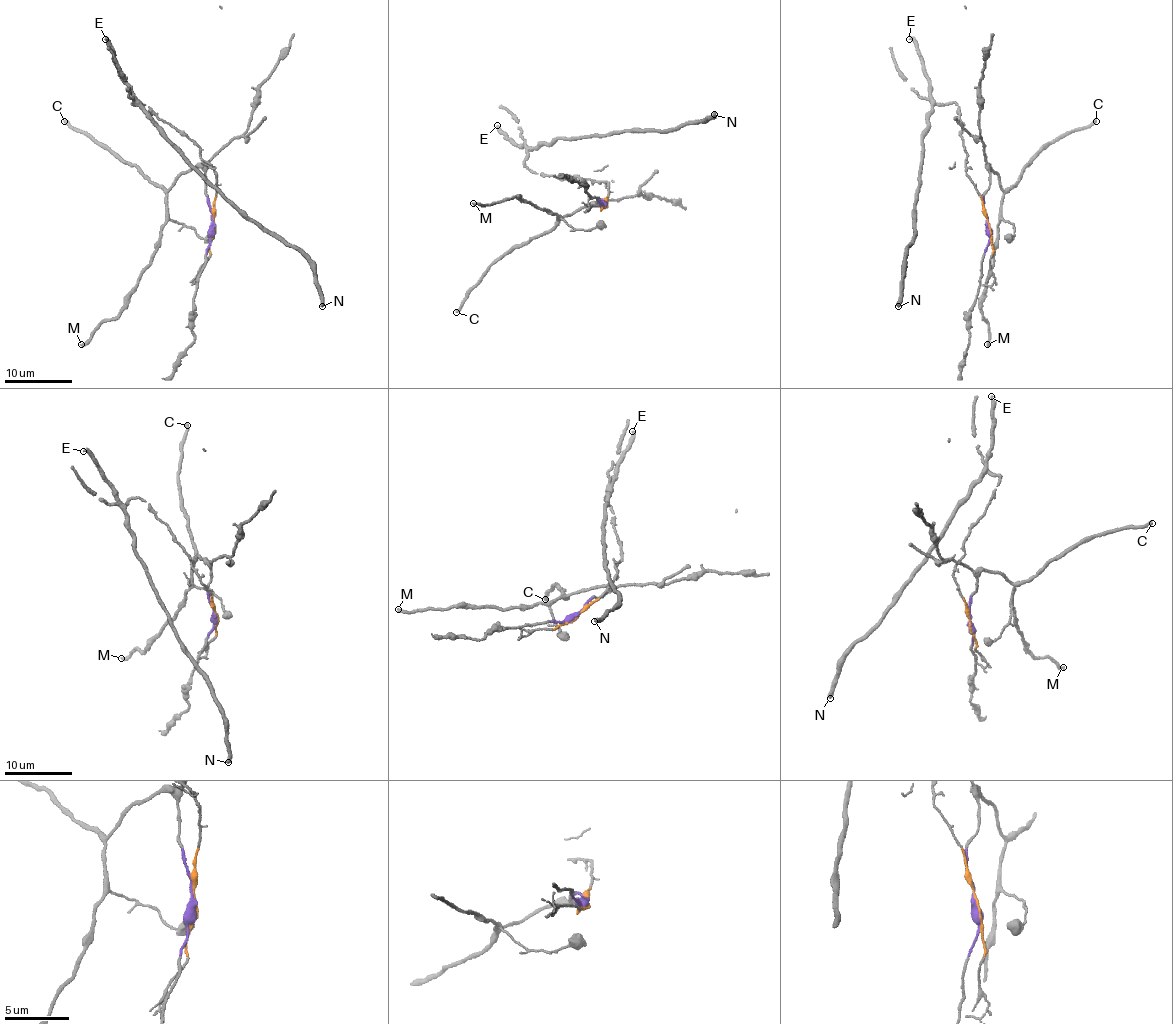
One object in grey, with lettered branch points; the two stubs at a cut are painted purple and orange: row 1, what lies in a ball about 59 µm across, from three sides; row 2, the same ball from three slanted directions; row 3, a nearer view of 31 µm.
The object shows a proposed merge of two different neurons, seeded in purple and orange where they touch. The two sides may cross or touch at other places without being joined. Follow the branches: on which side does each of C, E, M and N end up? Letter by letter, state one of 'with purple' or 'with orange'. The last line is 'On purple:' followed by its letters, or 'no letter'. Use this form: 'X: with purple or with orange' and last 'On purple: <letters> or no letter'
C: with purple
E: with orange
M: with purple
N: with orange
On purple: C, M

